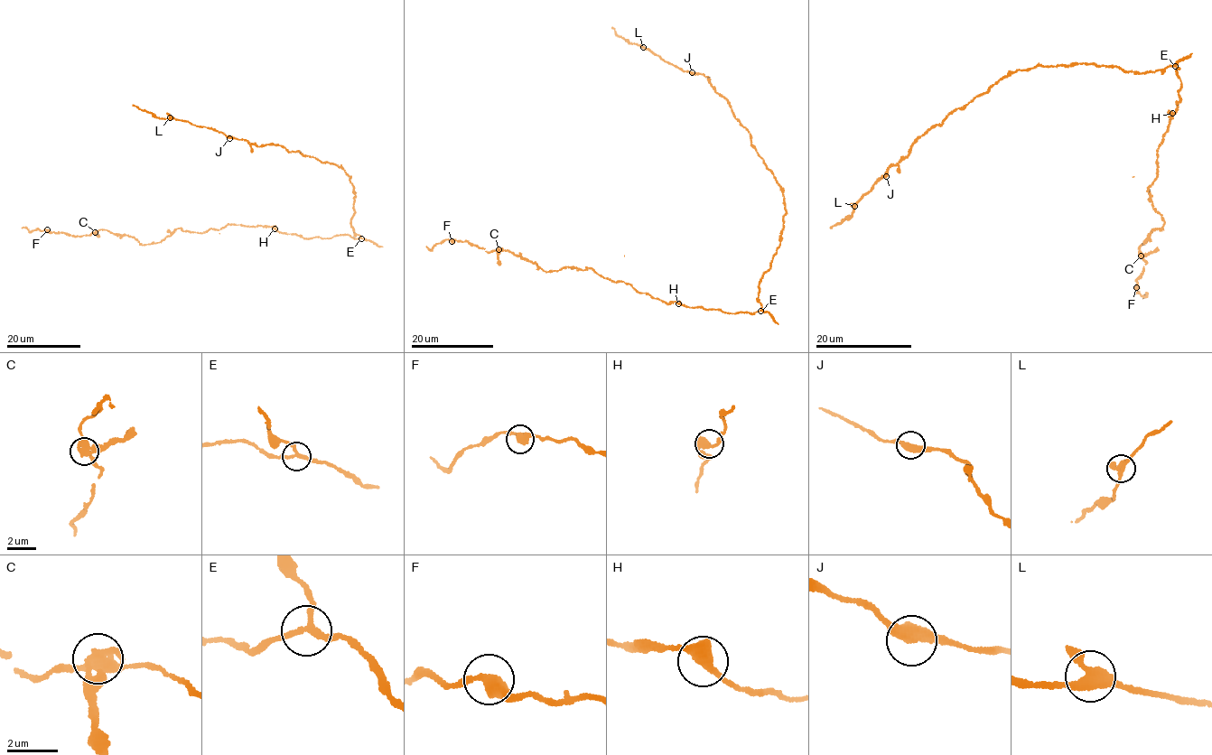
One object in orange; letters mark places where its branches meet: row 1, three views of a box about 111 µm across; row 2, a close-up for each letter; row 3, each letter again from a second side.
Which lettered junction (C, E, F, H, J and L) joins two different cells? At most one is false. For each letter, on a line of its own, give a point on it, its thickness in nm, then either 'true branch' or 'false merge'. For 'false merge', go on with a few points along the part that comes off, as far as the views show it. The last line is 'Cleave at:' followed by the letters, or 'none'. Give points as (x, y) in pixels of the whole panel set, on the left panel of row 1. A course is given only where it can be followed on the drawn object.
C: (95, 232) | 360 nm | false merge
E: (361, 238) | 220 nm | true branch
F: (47, 229) | 440 nm | true branch
H: (275, 228) | 440 nm | true branch
J: (229, 138) | 440 nm | true branch
L: (170, 117) | 340 nm | true branch
Cleave at: C

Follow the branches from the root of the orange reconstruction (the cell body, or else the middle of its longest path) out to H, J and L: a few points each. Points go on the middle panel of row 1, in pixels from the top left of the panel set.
H: (759, 298), (762, 308), (751, 313), (729, 313), (717, 309), (705, 310), (678, 303)
J: (759, 298), (759, 282), (780, 243), (786, 212), (782, 188), (730, 104), (709, 78), (692, 72)
L: (759, 298), (759, 282), (780, 243), (782, 188), (709, 78), (643, 47)

